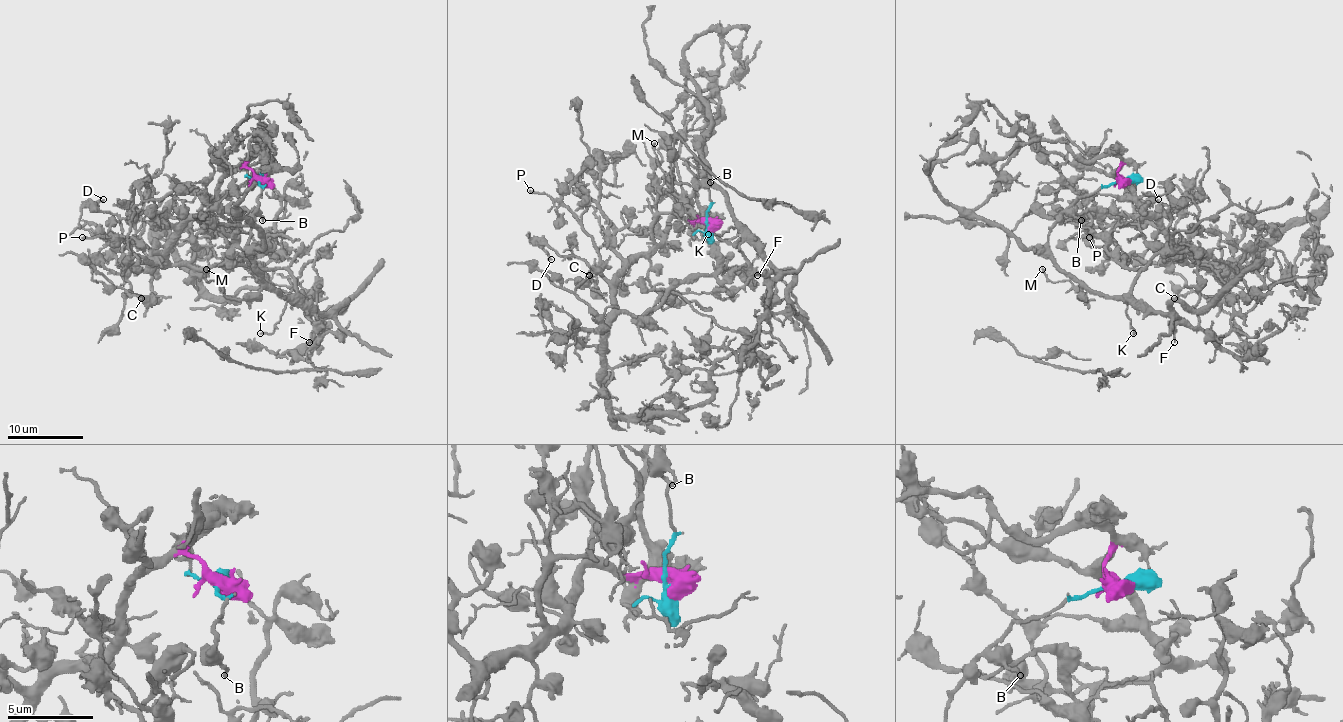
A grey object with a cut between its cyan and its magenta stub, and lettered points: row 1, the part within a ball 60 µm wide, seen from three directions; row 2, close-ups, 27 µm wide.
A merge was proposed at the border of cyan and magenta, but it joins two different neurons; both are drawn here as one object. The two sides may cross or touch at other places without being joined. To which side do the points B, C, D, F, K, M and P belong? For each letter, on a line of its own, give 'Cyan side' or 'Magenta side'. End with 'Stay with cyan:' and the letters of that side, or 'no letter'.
B: Cyan side
C: Magenta side
D: Magenta side
F: Cyan side
K: Cyan side
M: Cyan side
P: Magenta side
Stay with cyan: B, F, K, M

